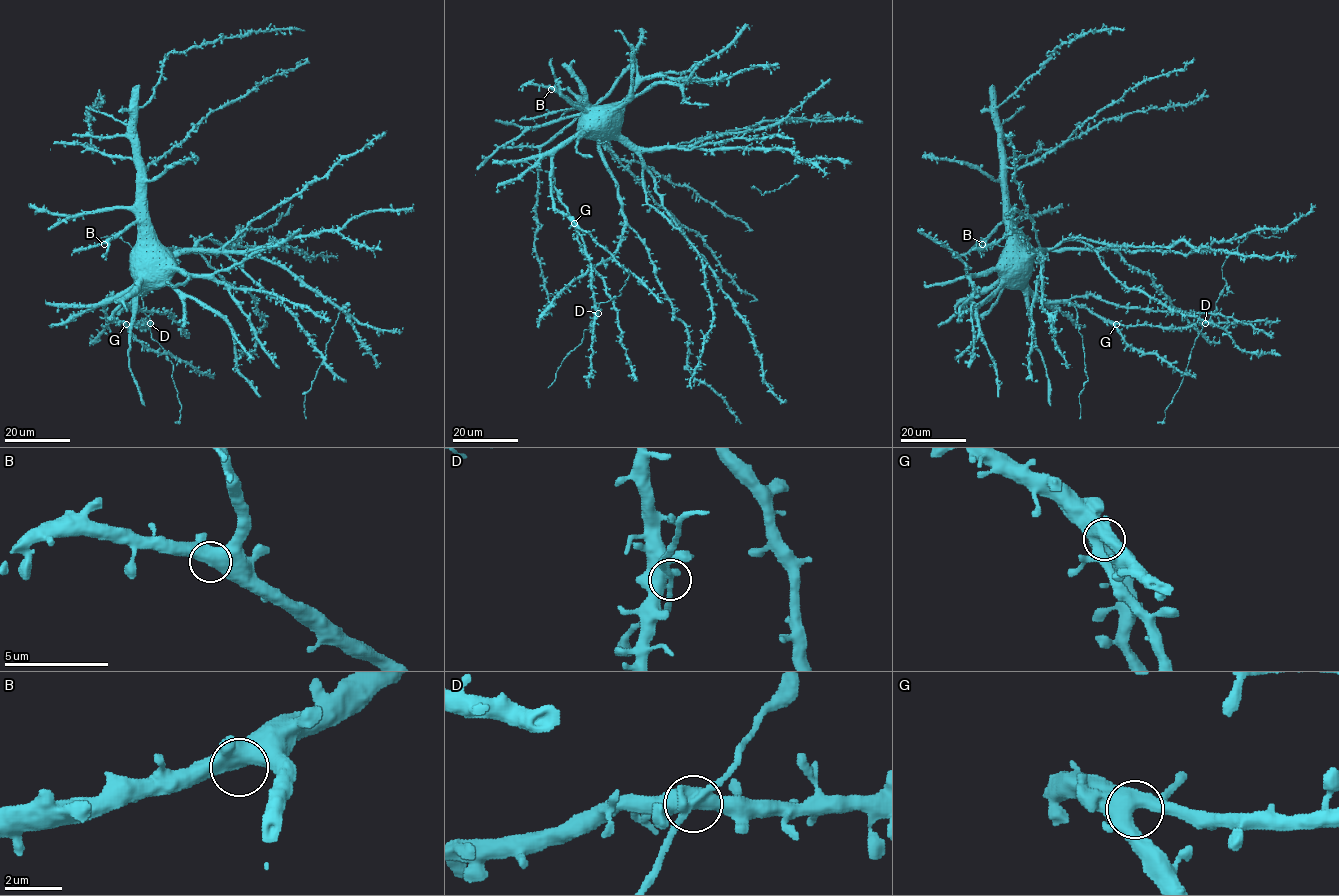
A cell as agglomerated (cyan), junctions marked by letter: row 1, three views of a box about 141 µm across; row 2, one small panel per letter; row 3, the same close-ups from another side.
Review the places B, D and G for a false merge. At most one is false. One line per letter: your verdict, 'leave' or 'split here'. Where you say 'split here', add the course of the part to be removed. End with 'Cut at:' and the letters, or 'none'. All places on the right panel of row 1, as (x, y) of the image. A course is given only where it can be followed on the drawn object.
B: leave
D: leave
G: leave
Cut at: none

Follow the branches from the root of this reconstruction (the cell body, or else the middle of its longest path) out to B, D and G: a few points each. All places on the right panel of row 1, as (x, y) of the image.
B: (1014, 249), (1006, 223), (1000, 223), (982, 244)
D: (1014, 249), (1017, 263), (1027, 274), (1027, 286), (1046, 301), (1082, 305), (1121, 325), (1184, 327), (1205, 322)
G: (1014, 249), (1017, 248), (1017, 263), (1027, 274), (1027, 286), (1046, 301), (1082, 305), (1116, 324)

